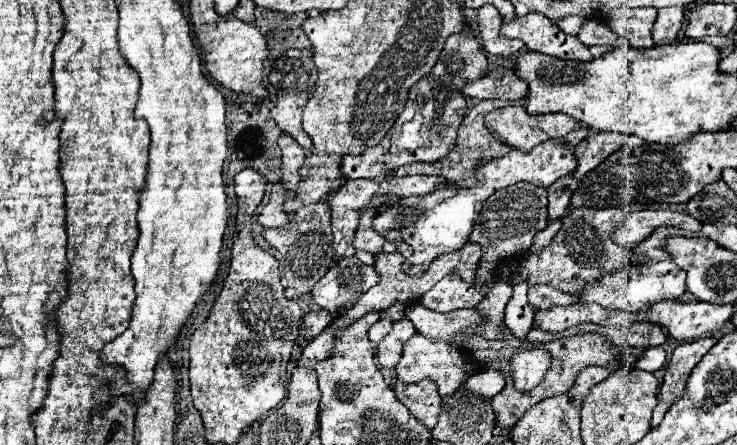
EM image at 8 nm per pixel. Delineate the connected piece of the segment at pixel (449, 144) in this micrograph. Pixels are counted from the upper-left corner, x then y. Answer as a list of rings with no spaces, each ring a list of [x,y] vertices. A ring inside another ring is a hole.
[[[466,25],[462,33],[456,33],[446,39],[446,45],[438,57],[438,63],[430,71],[428,77],[422,77],[416,85],[410,87],[408,101],[404,111],[408,109],[412,115],[404,117],[400,115],[394,123],[394,127],[386,133],[384,143],[378,143],[376,147],[370,147],[368,153],[362,155],[344,155],[342,157],[342,175],[346,179],[358,179],[358,177],[370,177],[370,179],[386,179],[388,171],[408,165],[414,161],[438,161],[442,159],[456,143],[458,127],[466,115],[466,99],[462,95],[462,87],[468,81],[474,81],[484,75],[488,63],[486,55],[480,49],[474,33]],[[422,141],[422,143],[418,143]],[[376,157],[376,159],[374,159]],[[386,157],[386,159],[378,159]]]

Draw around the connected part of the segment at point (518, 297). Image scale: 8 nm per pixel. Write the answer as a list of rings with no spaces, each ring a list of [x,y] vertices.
[[[518,281],[514,285],[514,293],[512,299],[506,305],[506,315],[504,315],[504,325],[518,337],[524,339],[526,333],[532,327],[532,317],[534,317],[534,307],[528,303],[526,299],[526,291],[528,291],[528,283],[526,281]]]

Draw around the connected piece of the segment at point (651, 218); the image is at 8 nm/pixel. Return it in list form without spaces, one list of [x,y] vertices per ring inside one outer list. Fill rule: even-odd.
[[[630,211],[620,227],[614,229],[612,241],[626,247],[634,249],[644,237],[648,237],[656,227],[660,225],[674,225],[686,231],[698,231],[702,227],[702,221],[696,221],[688,213],[678,213],[678,211]]]

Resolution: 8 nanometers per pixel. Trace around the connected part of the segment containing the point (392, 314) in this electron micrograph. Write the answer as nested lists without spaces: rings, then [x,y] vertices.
[[[396,303],[396,305],[390,305],[388,309],[380,311],[380,319],[390,319],[390,321],[400,321],[400,319],[404,317],[404,307],[406,307],[406,305],[400,305],[400,303]]]

